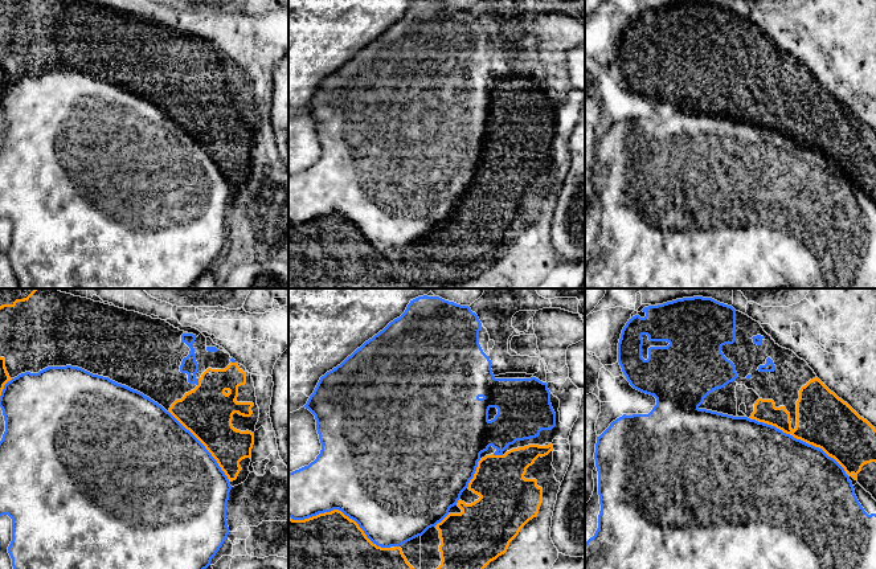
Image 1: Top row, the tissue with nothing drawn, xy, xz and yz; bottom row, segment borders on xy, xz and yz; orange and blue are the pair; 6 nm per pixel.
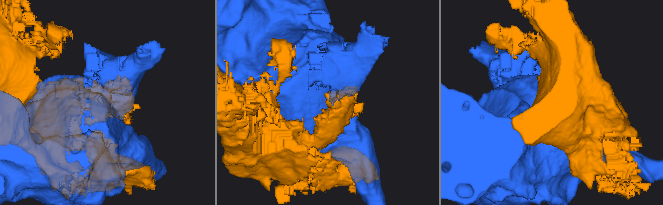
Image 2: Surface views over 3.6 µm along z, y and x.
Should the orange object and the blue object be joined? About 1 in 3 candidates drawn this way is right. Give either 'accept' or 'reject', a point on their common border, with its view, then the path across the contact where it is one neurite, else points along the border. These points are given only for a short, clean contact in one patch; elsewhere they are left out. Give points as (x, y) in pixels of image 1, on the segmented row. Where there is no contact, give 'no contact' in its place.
reject | yz (798, 438)

